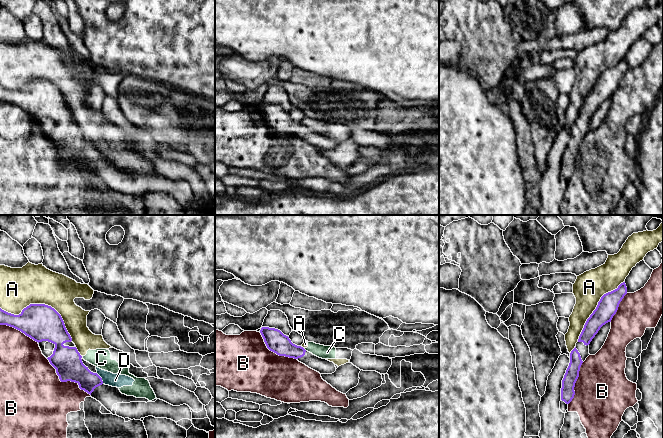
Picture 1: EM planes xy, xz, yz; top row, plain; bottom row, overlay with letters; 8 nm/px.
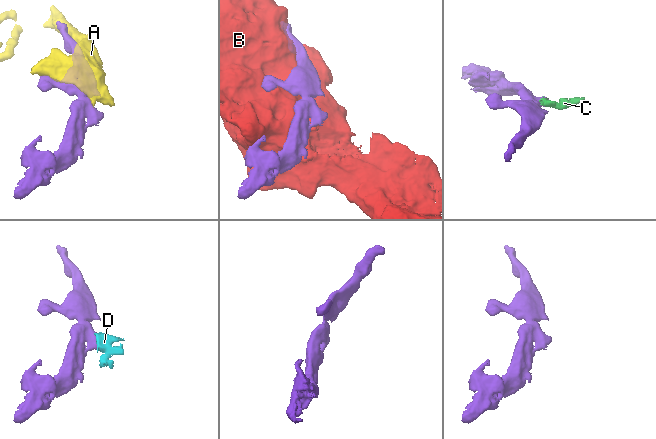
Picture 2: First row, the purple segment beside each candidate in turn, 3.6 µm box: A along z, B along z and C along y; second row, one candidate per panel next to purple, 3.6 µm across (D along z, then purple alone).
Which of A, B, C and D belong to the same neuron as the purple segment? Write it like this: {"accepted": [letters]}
{"accepted": []}

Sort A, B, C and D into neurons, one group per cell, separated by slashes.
A C D / B

